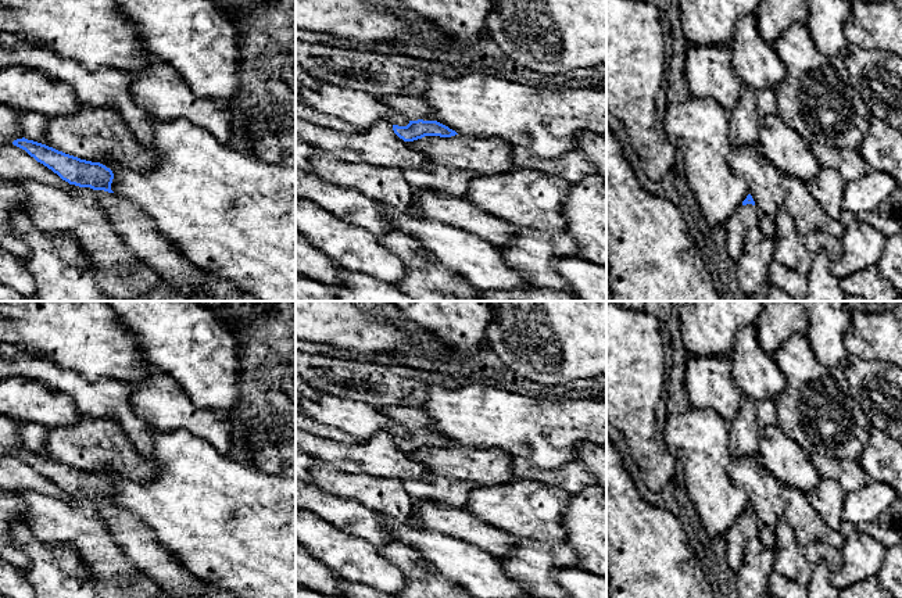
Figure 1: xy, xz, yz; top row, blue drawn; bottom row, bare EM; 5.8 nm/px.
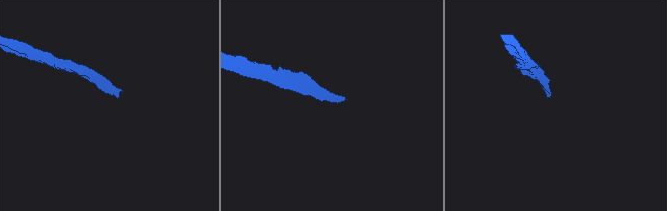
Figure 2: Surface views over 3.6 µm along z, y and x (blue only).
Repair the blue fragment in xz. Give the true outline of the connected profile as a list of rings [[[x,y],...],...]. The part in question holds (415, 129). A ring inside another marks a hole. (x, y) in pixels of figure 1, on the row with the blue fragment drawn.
[[[389,96],[380,100],[408,118],[407,126],[393,125],[394,133],[404,142],[414,142],[425,136],[451,137],[458,135],[433,119],[433,111],[422,97]]]

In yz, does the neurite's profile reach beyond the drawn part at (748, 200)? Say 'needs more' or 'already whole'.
needs more

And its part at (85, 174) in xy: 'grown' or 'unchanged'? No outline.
grown

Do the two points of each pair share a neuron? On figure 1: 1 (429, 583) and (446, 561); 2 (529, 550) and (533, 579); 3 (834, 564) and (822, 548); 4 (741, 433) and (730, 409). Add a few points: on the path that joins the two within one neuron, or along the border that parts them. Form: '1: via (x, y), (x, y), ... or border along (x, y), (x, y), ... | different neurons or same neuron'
1: border along (412, 550), (417, 550), (443, 576), (455, 583) | different neurons
2: via (529, 557), (533, 572) | same neuron
3: via (833, 559), (826, 552) | same neuron
4: border along (743, 396), (740, 411), (729, 423) | different neurons

